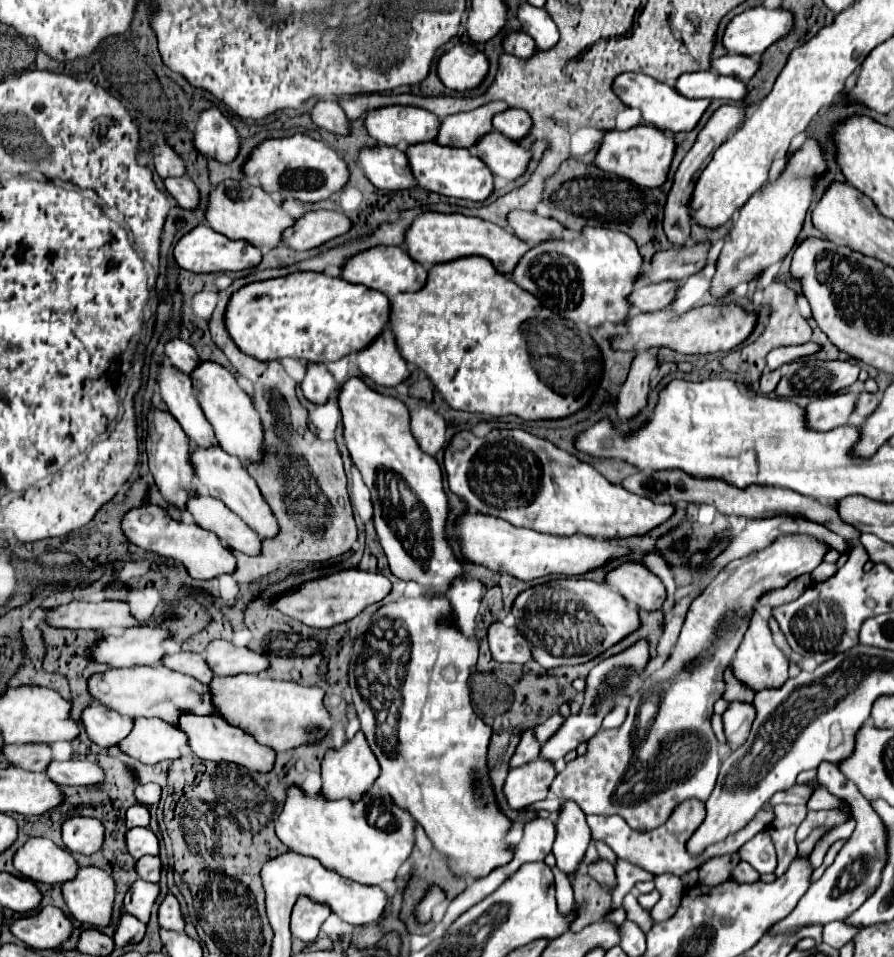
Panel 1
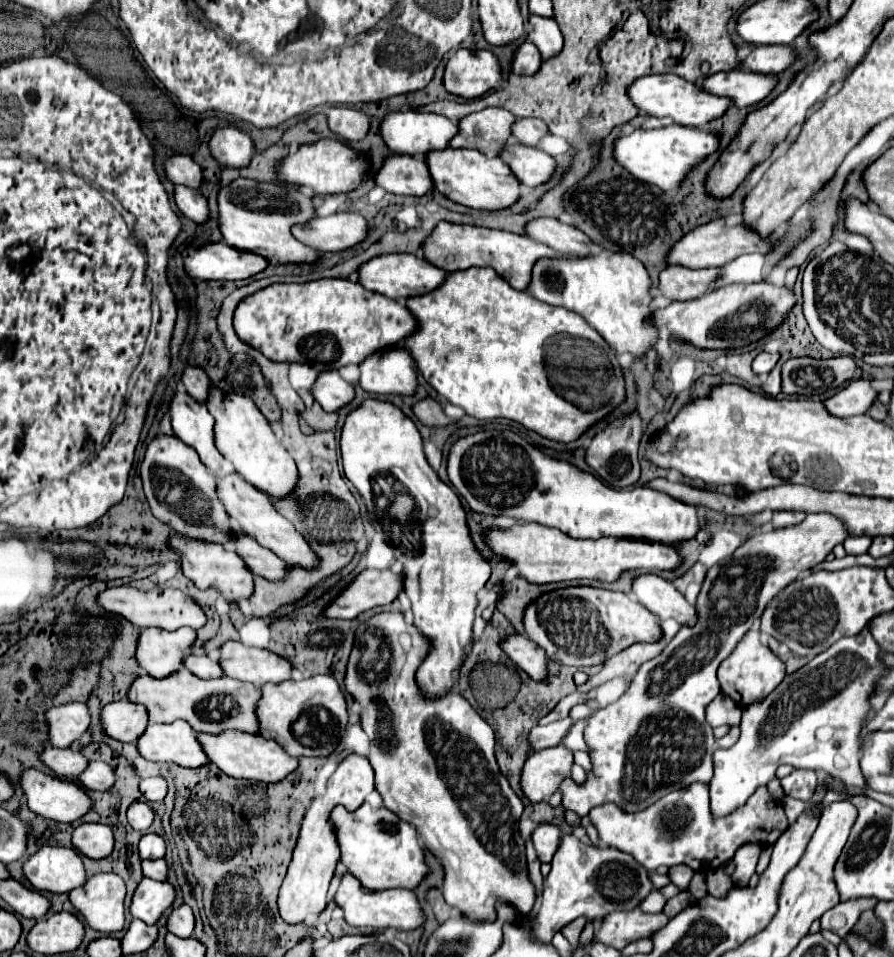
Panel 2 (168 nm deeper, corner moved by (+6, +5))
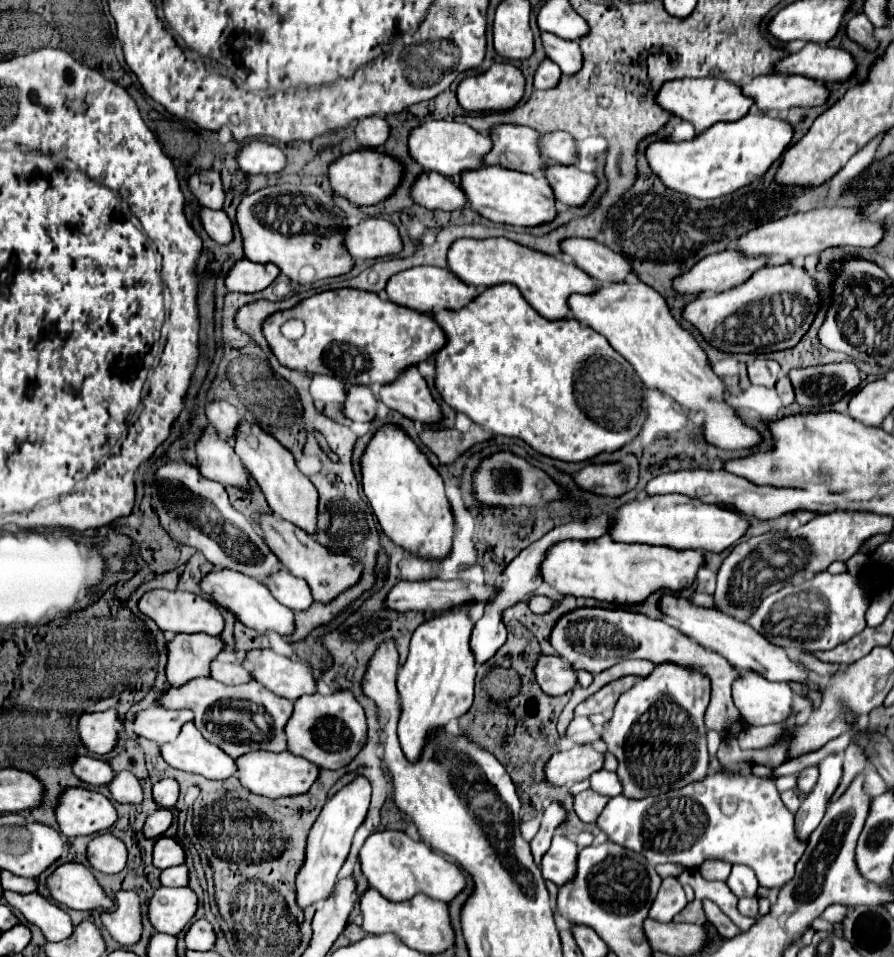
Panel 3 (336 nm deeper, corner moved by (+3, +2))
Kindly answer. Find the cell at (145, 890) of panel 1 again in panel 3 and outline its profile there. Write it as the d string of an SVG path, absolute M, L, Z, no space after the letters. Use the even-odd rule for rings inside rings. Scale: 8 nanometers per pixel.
M160 888L150 900L150 922L158 932L178 936L198 910L198 898L190 888Z

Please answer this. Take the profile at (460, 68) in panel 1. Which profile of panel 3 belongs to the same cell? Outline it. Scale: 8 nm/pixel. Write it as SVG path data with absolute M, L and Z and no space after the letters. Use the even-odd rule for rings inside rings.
M496 62L482 76L470 76L458 86L458 102L468 112L500 112L524 96L524 74L506 62Z

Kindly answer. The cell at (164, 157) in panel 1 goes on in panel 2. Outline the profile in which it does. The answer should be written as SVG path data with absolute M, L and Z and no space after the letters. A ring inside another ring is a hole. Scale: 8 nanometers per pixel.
M173 155L163 163L163 167L165 167L167 179L173 181L175 185L183 183L187 187L199 189L201 179L203 179L201 177L201 167L189 155Z

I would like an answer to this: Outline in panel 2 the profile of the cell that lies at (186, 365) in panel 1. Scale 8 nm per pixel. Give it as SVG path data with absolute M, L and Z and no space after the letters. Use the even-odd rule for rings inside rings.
M187 365L187 367L183 369L181 383L185 385L185 389L187 389L187 393L189 393L191 397L195 397L197 401L205 403L207 391L209 391L209 377L207 377L207 373L205 373L201 367Z

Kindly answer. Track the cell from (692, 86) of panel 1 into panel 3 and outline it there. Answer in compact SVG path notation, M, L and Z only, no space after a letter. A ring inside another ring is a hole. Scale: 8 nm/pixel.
M794 74L758 76L742 88L756 100L756 106L760 110L780 114L782 118L788 116L790 108L822 106L830 98L830 90L826 88L826 84Z

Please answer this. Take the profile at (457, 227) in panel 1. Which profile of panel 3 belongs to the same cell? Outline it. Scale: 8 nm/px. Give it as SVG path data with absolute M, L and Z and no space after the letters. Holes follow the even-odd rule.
M508 238L456 240L448 250L448 268L466 284L478 288L490 288L506 282L518 286L528 304L548 320L568 318L568 298L572 294L594 294L598 290L598 284L570 260L558 260Z

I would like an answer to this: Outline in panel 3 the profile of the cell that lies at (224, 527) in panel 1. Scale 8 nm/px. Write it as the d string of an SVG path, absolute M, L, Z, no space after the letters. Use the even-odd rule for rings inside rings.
M288 570L276 572L276 576L268 578L268 582L264 582L264 584L272 592L272 596L282 606L286 606L290 610L300 610L302 612L302 610L308 610L314 602L308 584L304 584L304 580L292 576Z

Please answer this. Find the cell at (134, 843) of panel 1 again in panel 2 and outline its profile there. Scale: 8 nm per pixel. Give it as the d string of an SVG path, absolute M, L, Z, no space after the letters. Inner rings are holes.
M145 833L139 839L139 855L141 859L159 859L165 855L165 841L155 833Z

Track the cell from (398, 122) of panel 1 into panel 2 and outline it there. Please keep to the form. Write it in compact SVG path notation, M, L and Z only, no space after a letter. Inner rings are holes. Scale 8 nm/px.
M391 111L385 115L385 119L381 121L381 137L385 141L385 145L393 151L393 153L405 153L405 155L427 155L429 151L435 149L445 149L449 139L457 133L457 127L453 121L449 121L443 115L437 113L425 113L425 111Z

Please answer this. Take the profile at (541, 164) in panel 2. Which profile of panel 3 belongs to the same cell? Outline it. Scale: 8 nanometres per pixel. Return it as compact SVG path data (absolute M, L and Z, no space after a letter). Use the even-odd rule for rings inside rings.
M548 166L544 174L552 184L556 200L566 206L584 206L598 184L594 174L586 174L576 166Z

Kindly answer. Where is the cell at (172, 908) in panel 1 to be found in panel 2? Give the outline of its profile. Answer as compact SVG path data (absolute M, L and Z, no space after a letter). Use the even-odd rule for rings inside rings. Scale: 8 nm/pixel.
M187 903L175 907L167 915L167 929L171 933L175 933L177 937L189 937L193 933L193 925L195 925L193 911L191 911L191 907Z

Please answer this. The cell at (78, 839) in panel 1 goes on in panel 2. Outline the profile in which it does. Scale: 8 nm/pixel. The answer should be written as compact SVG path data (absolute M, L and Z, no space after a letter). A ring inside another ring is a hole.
M81 823L73 831L73 847L87 857L101 859L113 851L113 833L101 823Z

